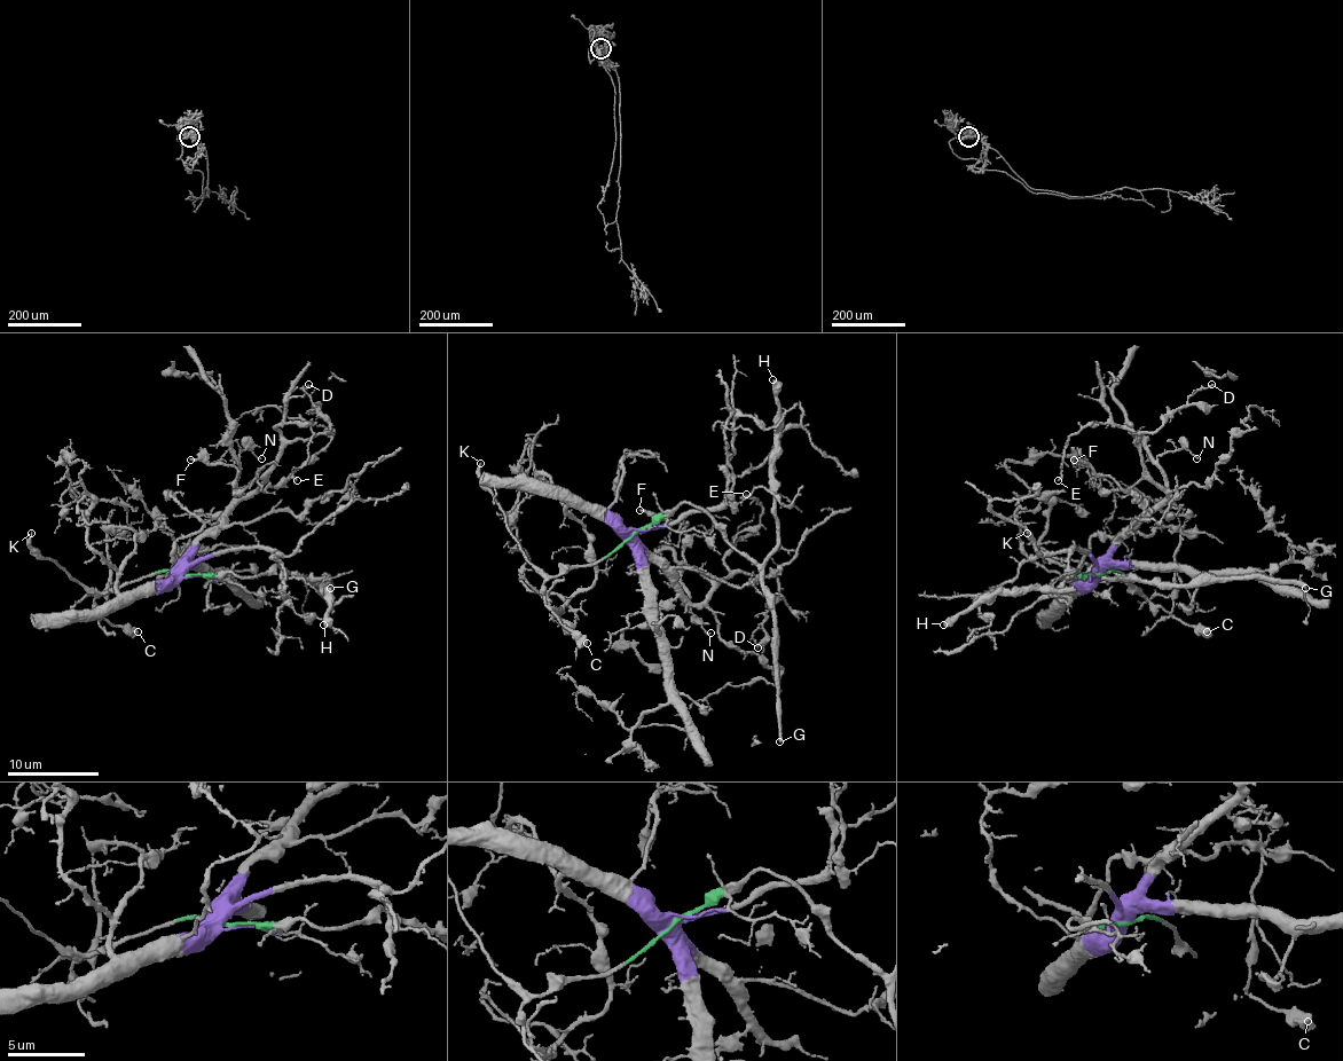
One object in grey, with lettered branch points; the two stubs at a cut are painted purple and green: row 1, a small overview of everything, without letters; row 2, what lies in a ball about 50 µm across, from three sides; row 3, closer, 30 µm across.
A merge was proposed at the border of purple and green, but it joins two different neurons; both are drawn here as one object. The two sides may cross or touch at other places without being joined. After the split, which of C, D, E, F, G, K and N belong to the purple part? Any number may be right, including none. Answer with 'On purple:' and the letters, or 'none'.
On purple: D, E, F, N

